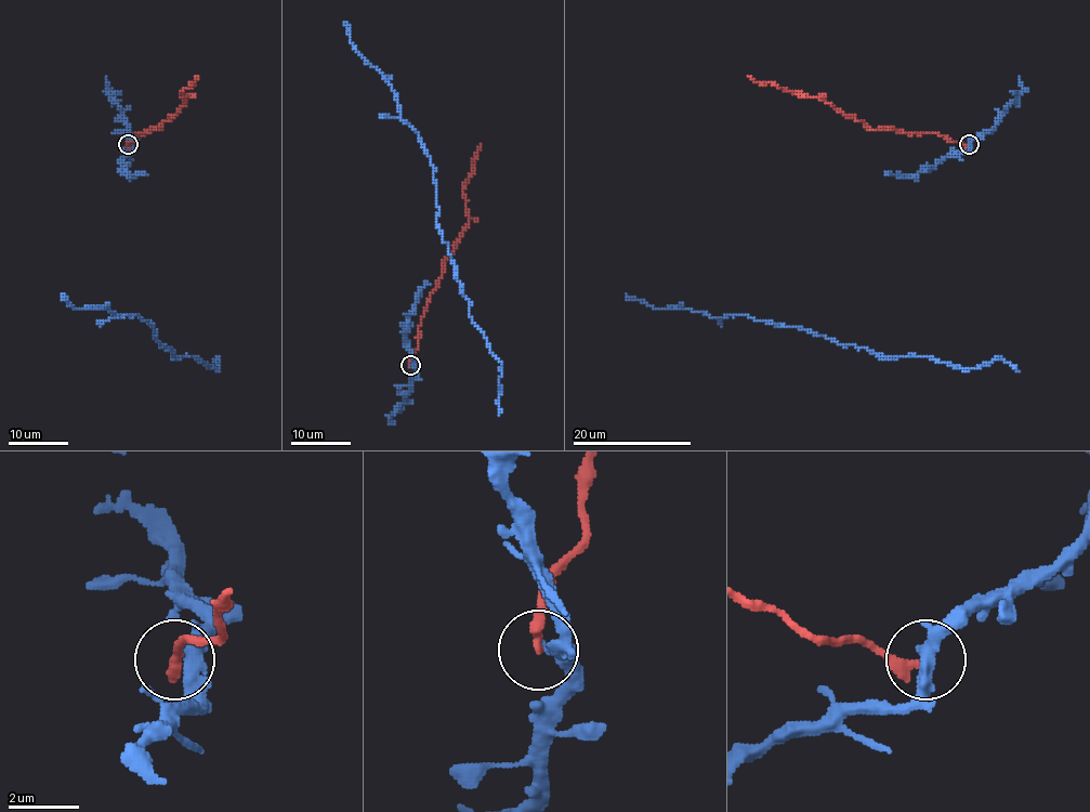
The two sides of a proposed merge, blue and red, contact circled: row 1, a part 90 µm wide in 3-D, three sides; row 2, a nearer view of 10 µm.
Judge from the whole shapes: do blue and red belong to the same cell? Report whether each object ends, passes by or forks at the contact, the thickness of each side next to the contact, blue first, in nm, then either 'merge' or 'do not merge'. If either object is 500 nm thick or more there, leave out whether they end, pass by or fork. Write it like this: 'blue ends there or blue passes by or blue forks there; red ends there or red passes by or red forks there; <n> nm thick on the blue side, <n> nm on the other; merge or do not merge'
blue forks there; red ends there; 280 nm thick on the blue side, 340 nm on the other; do not merge

